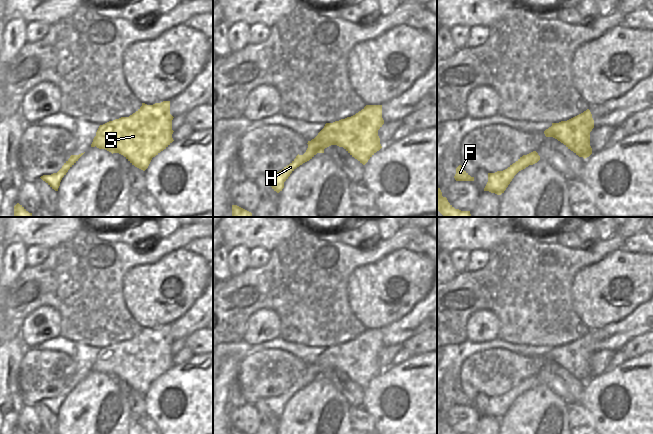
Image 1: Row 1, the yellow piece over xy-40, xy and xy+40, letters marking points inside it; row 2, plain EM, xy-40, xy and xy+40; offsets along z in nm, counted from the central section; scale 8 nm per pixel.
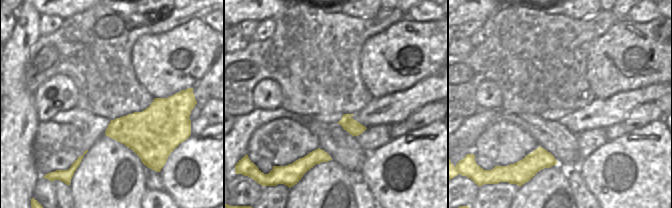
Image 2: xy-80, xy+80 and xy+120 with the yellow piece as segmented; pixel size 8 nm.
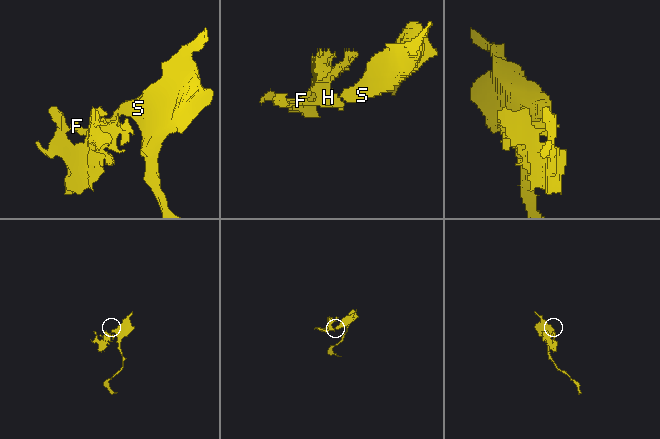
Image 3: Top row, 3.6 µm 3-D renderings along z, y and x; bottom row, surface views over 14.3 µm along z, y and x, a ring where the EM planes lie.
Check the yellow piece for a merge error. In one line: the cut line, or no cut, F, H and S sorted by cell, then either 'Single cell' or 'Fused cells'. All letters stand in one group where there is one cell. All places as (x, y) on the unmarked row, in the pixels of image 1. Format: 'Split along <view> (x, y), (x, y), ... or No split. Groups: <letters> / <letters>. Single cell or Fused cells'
Split along xy (317, 359), (319, 370), (323, 373). Groups: F H / S. Fused cells.

